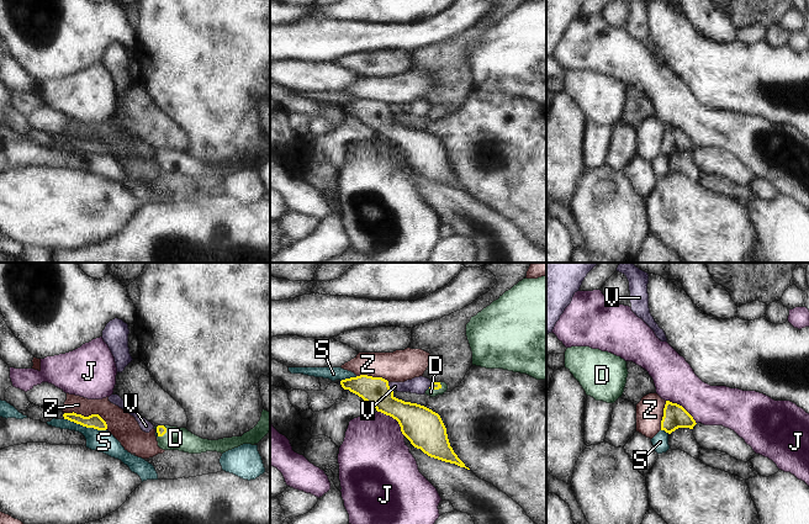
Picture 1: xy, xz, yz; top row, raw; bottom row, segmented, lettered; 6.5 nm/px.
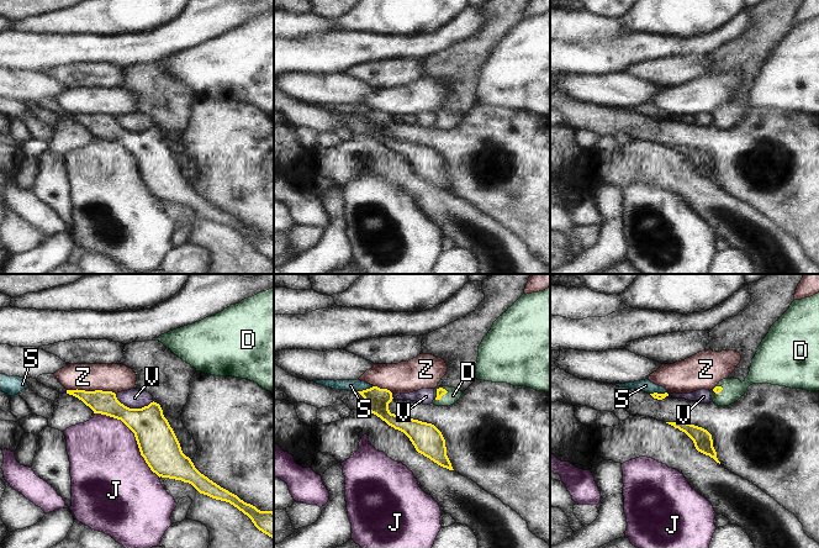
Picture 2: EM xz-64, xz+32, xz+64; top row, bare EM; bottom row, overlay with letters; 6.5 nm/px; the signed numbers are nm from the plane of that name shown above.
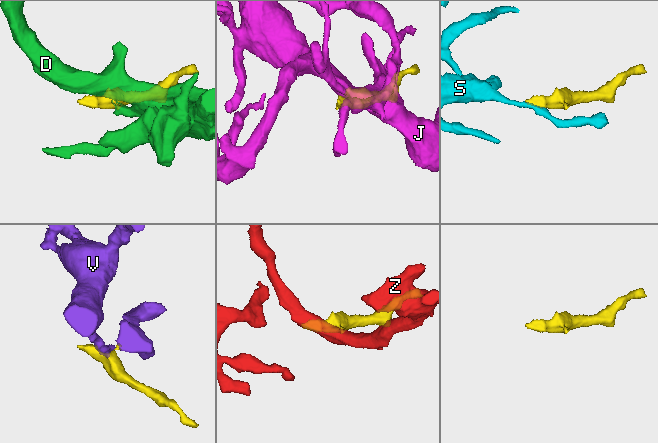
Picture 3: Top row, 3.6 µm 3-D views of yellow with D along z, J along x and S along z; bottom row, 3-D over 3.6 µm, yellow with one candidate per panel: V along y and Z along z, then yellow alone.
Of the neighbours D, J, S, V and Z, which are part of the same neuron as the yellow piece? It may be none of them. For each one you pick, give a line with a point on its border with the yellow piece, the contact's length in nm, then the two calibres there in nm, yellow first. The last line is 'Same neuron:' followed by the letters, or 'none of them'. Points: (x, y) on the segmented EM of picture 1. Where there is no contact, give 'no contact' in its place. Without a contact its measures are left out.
D: meets yellow in xy at (159, 435); contact 90 nm long; 60 nm thick on the yellow side, 150 nm on the other
Same neuron: D

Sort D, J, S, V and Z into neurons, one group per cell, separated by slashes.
D / J / S / V / Z

